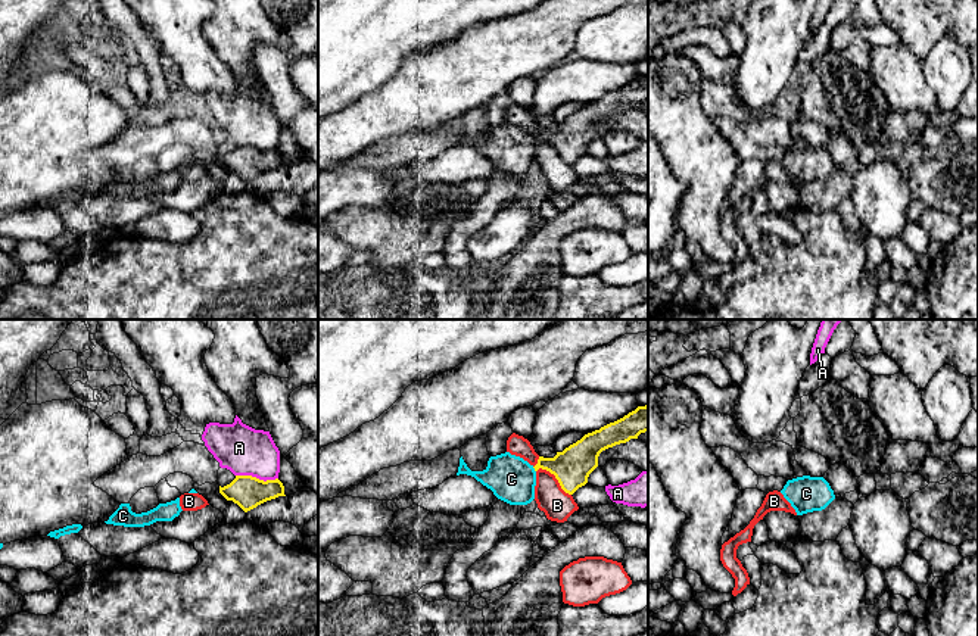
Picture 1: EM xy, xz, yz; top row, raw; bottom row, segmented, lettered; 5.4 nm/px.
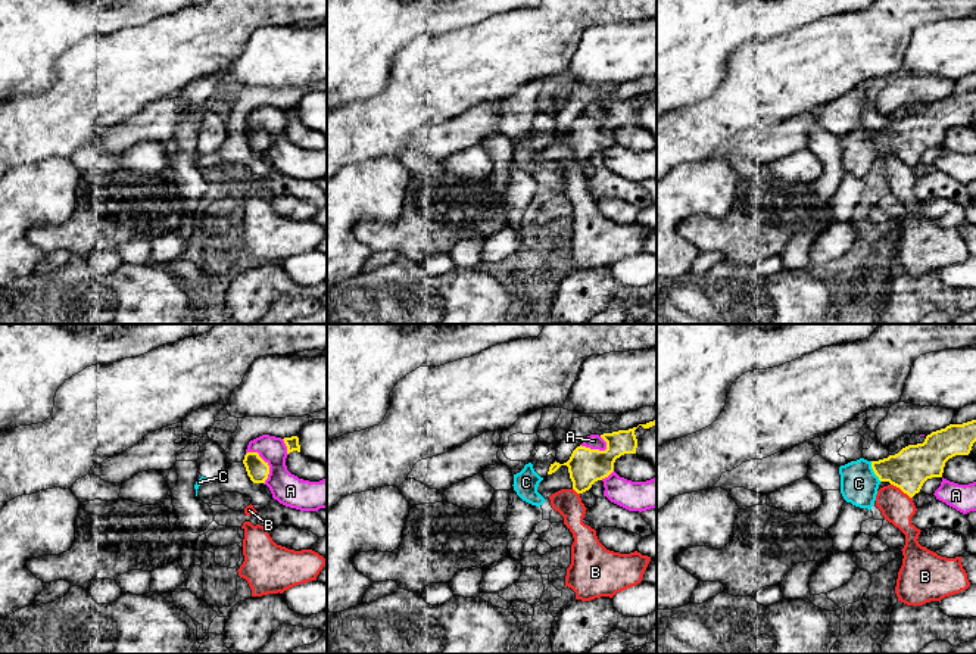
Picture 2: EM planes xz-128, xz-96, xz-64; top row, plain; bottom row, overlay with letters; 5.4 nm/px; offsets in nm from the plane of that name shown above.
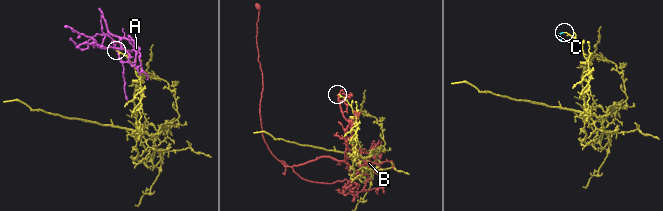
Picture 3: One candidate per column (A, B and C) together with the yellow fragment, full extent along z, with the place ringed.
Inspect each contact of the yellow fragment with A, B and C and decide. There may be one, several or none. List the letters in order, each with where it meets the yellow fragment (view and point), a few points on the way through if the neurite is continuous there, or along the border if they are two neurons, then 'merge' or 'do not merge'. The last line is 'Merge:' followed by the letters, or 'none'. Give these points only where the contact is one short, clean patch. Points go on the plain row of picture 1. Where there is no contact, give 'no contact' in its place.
A: xy (255, 147) | along xy (236, 145), (251, 145), (264, 150), (277, 149) | do not merge
B: xz (556, 147) | along xz (536, 140), (548, 140), (570, 165) | do not merge
C: xz (535, 140) | across xz (572, 137), (535, 140), (511, 149) | merge
Merge: C

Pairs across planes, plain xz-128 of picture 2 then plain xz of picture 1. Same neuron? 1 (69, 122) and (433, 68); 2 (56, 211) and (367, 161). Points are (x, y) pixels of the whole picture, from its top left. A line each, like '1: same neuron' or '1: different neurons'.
1: same neuron
2: different neurons

